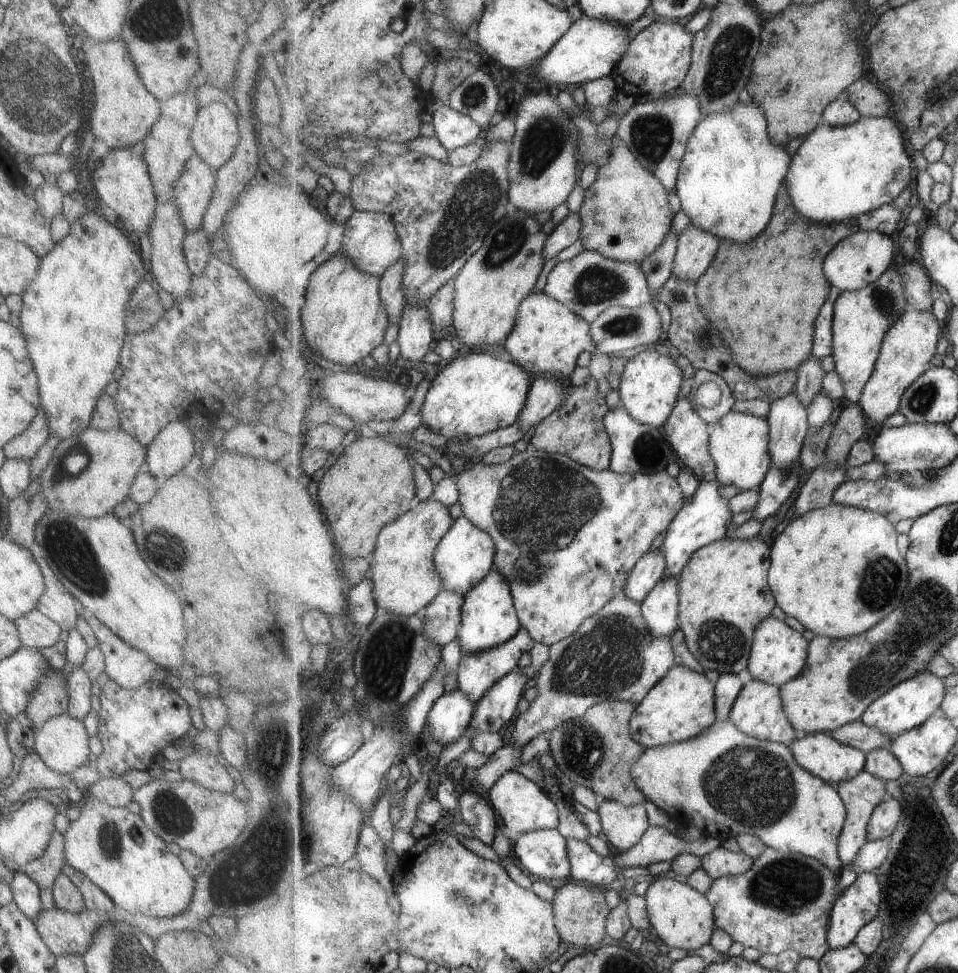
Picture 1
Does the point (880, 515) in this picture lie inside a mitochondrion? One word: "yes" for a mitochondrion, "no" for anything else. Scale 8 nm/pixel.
no

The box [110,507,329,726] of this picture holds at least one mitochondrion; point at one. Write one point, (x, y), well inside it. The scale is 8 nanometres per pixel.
(168, 554)

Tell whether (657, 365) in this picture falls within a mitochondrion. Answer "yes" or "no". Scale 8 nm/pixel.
no

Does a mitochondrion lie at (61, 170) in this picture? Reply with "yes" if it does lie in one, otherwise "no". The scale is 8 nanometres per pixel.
no

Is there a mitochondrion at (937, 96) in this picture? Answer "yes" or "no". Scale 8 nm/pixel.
yes

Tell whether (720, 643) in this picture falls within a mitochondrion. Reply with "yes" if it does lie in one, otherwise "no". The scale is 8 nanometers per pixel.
yes

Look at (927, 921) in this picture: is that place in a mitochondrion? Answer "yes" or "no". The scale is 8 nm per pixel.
no

